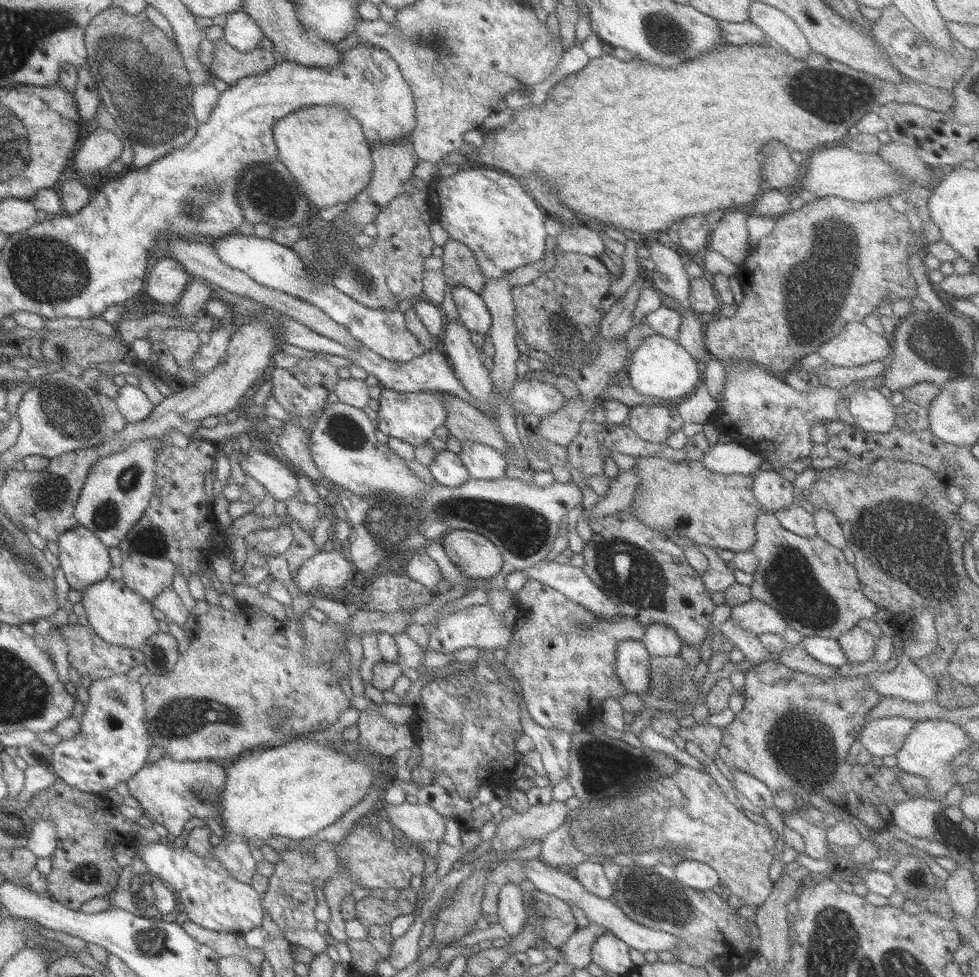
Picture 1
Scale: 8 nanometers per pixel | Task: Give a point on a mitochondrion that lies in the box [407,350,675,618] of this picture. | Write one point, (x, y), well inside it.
(626, 570)

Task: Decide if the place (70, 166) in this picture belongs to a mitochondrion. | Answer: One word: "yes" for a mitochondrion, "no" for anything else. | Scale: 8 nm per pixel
no

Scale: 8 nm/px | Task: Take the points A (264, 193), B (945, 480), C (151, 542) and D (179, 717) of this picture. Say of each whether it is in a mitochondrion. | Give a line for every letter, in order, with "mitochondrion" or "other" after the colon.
A: mitochondrion
B: other
C: mitochondrion
D: mitochondrion

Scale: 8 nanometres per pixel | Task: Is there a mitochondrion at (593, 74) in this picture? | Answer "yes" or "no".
no

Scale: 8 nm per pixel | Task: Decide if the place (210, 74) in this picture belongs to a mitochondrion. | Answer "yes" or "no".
no

